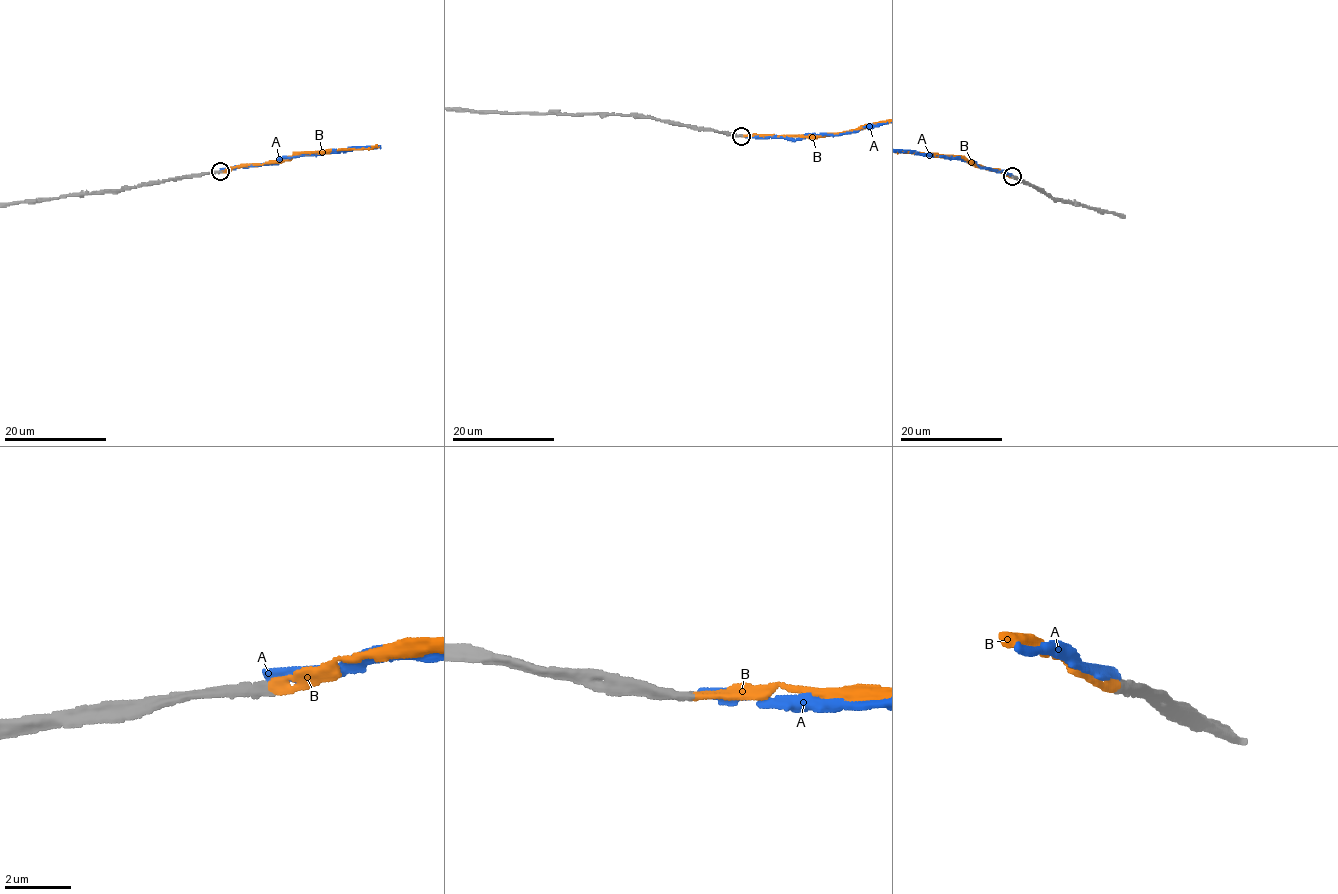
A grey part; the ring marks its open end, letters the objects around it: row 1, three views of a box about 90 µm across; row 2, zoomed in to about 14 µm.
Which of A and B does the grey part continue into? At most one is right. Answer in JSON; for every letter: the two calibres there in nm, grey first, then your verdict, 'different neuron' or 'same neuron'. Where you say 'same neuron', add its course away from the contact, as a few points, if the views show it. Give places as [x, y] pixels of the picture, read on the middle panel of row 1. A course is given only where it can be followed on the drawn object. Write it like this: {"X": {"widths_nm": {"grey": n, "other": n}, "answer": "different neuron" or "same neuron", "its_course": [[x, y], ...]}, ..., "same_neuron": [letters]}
{"A": {"widths_nm": {"grey": 320, "other": 240}, "answer": "different neuron"}, "B": {"widths_nm": {"grey": 320, "other": 240}, "answer": "same neuron"}, "same_neuron": ["B"]}

